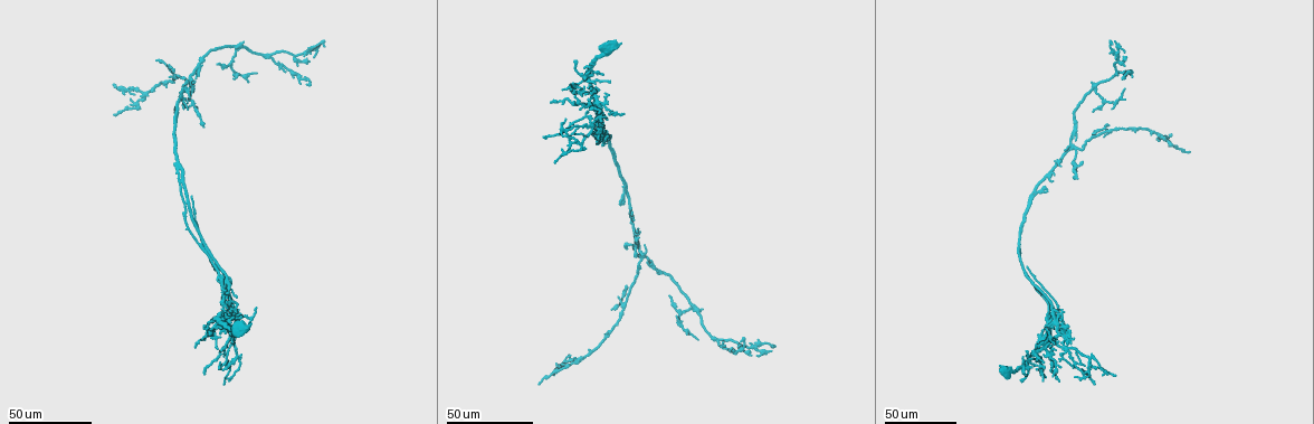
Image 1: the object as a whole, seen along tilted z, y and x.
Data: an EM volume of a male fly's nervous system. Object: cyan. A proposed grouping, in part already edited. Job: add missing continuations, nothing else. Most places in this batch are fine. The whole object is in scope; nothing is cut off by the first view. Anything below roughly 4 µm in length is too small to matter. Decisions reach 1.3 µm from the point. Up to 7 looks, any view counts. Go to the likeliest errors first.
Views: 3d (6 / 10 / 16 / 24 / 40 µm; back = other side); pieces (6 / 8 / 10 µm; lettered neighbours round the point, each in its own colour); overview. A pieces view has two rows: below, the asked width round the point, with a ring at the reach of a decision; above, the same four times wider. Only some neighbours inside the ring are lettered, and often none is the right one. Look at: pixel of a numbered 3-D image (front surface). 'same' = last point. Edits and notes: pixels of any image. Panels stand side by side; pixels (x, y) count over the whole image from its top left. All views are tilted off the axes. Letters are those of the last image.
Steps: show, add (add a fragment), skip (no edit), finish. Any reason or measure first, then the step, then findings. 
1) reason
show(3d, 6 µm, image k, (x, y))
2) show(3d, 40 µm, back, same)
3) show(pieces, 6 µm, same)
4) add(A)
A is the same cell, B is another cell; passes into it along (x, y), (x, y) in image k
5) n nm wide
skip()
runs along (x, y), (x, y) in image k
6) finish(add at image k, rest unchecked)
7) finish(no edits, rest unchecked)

show(3d, 24 µm, image 1, (1094, 383))

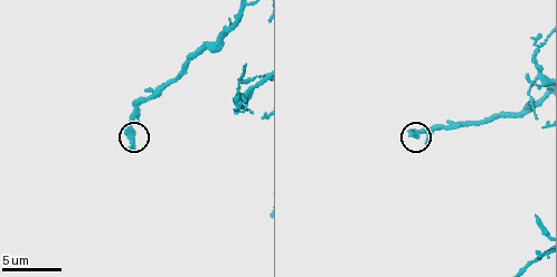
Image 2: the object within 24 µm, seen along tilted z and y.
see the neighbours
show(pieces, 8 µm, image 2, (134, 145))

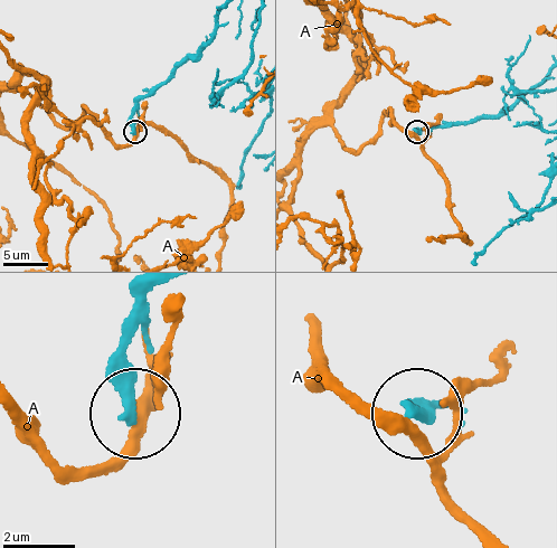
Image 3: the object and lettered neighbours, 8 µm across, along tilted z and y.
skip()
A is another cell; runs along (218, 15), (206, 43), (141, 97), (132, 117), (134, 130) in image 3; no lettered fragment goes on from it

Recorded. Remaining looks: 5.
an open end
show(3d, 24 µm, image 1, (621, 202))

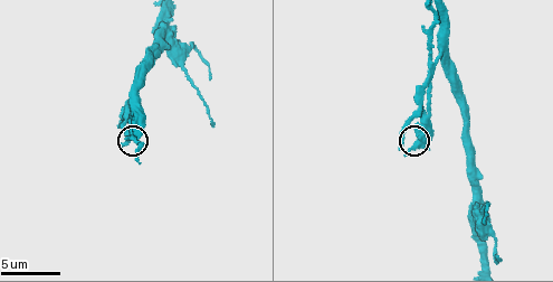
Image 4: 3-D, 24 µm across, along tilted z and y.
show(pieces, 10 µm, image 4, (399, 147))

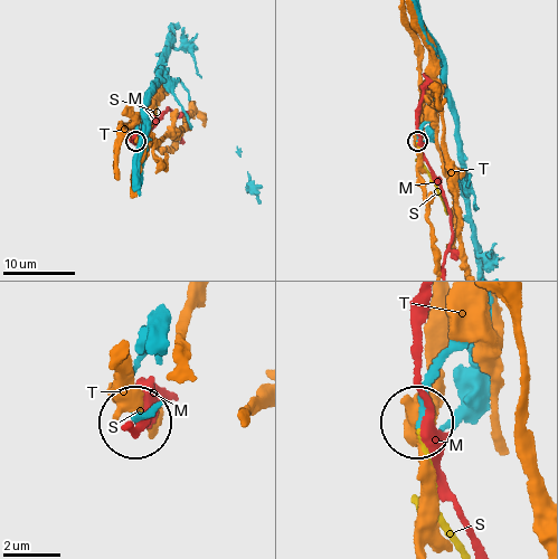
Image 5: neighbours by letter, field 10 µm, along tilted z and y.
add(S)
S is the same cell, M and T are other cells; passes into it along (427, 119), (419, 133), (419, 147), (446, 214) in image 5; it goes on there

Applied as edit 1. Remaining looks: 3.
show(overview)

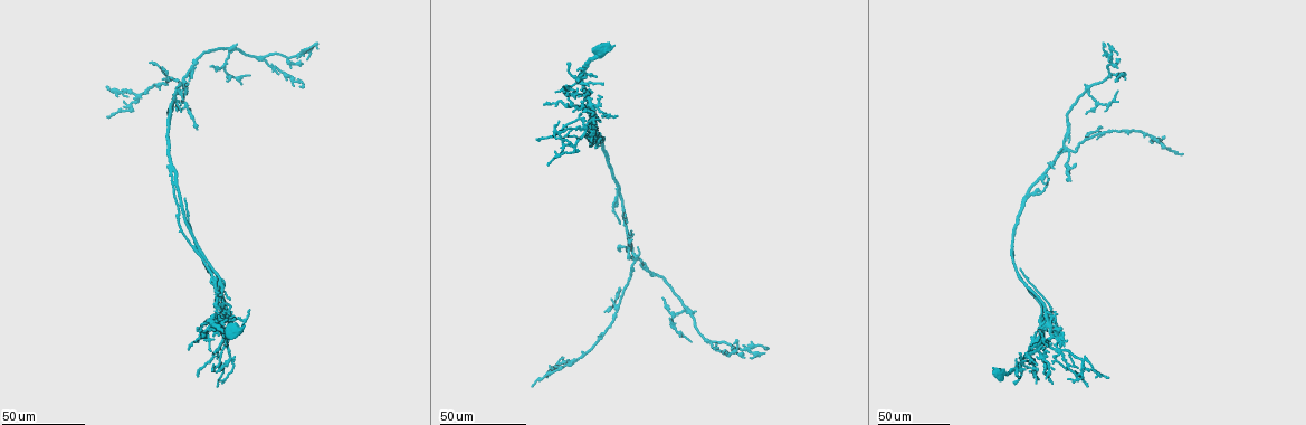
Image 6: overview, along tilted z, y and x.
free end
show(3d, 40 µm, image 6, (1086, 111))

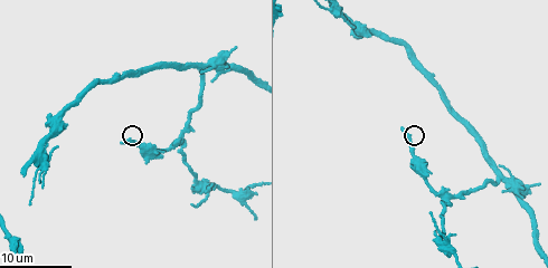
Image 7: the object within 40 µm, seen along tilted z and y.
see the neighbours
show(pieces, 6 µm, image 7, (400, 130))

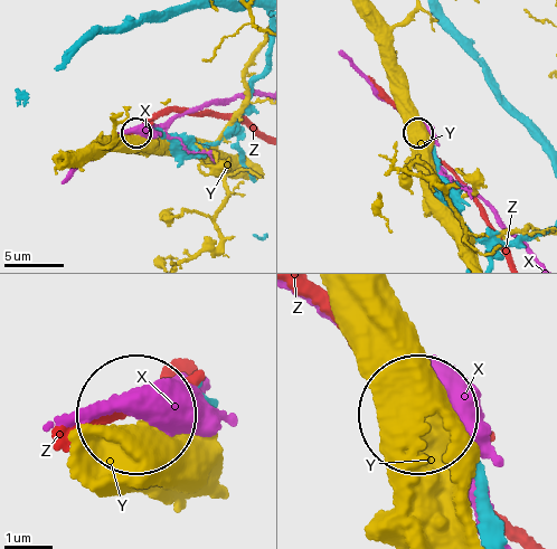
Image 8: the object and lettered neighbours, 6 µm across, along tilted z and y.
210 nm wide
skip()
X, Y and Z are other cells; none of them fits

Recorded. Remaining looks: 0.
finish(add at image 5, rest unchecked)

